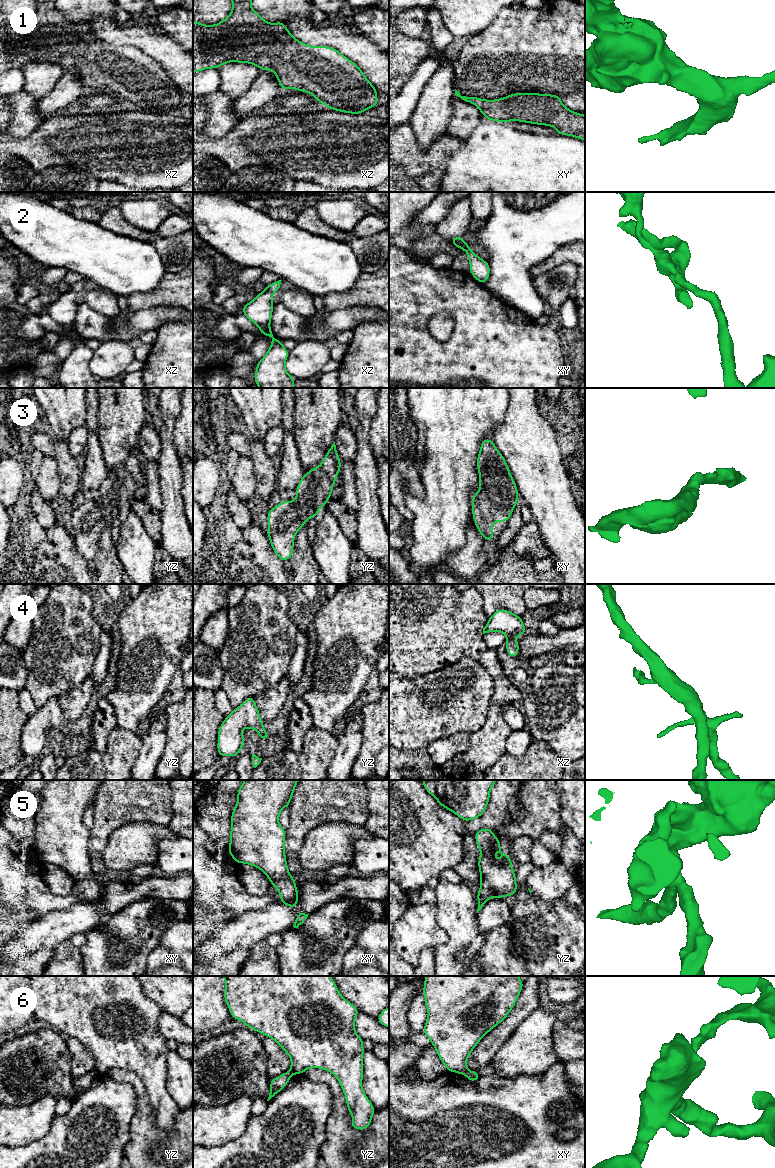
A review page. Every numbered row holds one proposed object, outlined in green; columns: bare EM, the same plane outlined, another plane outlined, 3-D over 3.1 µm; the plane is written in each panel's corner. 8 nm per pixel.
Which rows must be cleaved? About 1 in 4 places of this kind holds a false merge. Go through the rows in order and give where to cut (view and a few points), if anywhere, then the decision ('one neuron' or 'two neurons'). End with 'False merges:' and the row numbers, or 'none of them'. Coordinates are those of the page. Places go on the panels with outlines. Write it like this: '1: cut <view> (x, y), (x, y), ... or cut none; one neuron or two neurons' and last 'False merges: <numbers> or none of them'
1: cut none; one neuron
2: cut none; one neuron
3: cut none; one neuron
4: cut none; one neuron
5: cut none; one neuron
6: cut yz (289, 1071), (293, 1073); two neurons
False merges: 6

